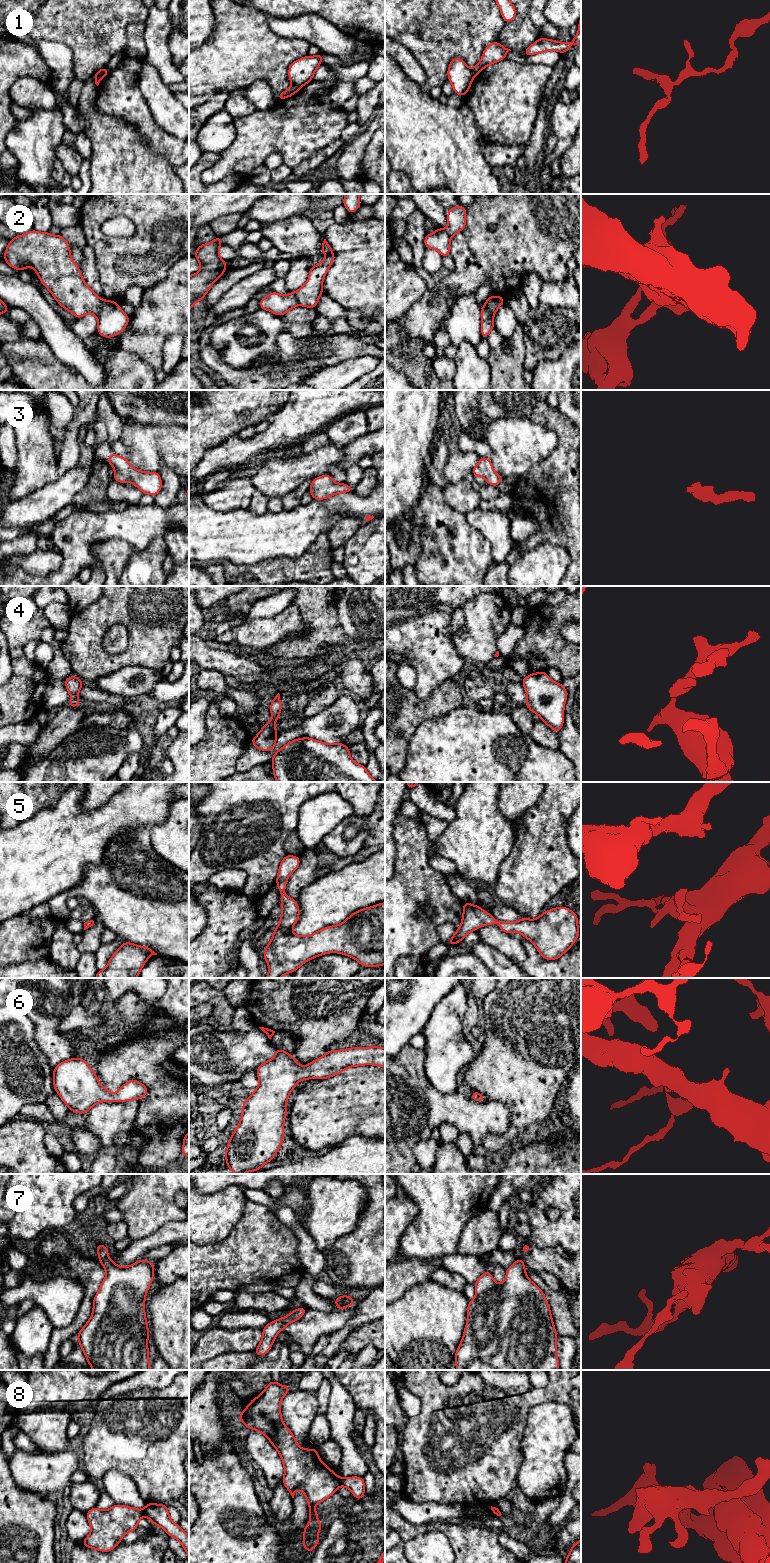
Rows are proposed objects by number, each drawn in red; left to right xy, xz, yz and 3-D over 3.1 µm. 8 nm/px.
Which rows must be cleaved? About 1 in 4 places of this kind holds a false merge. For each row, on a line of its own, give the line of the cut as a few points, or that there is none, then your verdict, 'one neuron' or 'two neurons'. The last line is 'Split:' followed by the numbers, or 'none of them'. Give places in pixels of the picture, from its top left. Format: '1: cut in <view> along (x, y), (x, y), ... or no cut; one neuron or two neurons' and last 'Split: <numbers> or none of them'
1: cut in yz along (471, 69), (473, 76); two neurons
2: cut in xy along (104, 300), (96, 317); two neurons
3: no cut; one neuron
4: no cut; one neuron
5: no cut; one neuron
6: no cut; one neuron
7: no cut; one neuron
8: cut in xz along (339, 1478), (341, 1484); two neurons
Split: 1, 2, 8

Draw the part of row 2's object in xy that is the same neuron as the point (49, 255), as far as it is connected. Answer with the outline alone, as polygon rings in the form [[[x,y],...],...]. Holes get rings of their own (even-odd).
[[[32,229],[24,235],[17,235],[8,241],[3,259],[15,270],[27,270],[26,266],[31,266],[60,306],[72,313],[76,319],[87,313],[96,317],[100,313],[104,300],[85,283],[78,265],[71,258],[70,245],[60,234],[52,235]]]

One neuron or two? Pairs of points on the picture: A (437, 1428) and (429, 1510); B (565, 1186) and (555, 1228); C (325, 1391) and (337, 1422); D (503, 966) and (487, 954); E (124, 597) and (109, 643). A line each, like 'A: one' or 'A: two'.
A: two
B: one
C: two
D: one
E: two

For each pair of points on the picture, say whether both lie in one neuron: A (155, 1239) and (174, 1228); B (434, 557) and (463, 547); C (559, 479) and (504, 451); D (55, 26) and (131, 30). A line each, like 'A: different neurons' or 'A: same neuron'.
A: same neuron
B: same neuron
C: different neurons
D: different neurons

